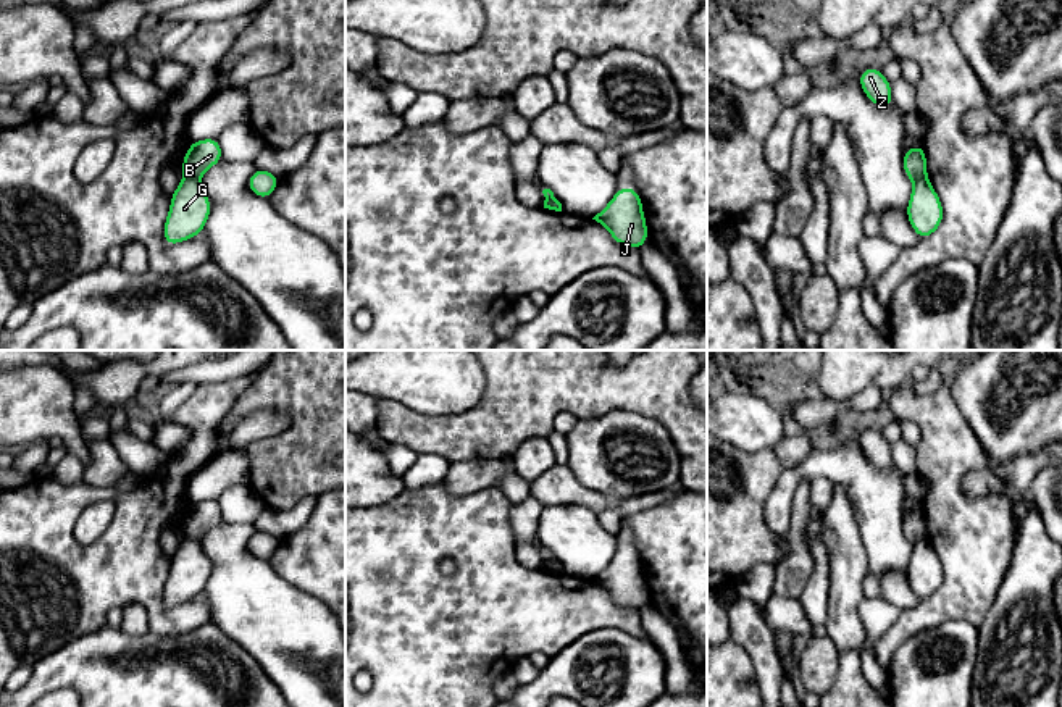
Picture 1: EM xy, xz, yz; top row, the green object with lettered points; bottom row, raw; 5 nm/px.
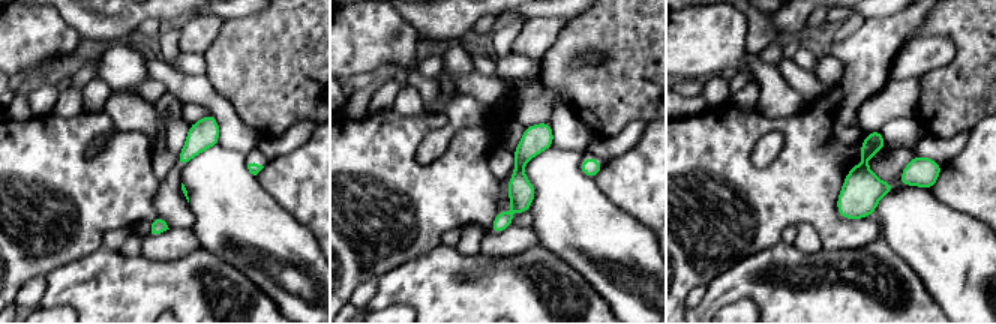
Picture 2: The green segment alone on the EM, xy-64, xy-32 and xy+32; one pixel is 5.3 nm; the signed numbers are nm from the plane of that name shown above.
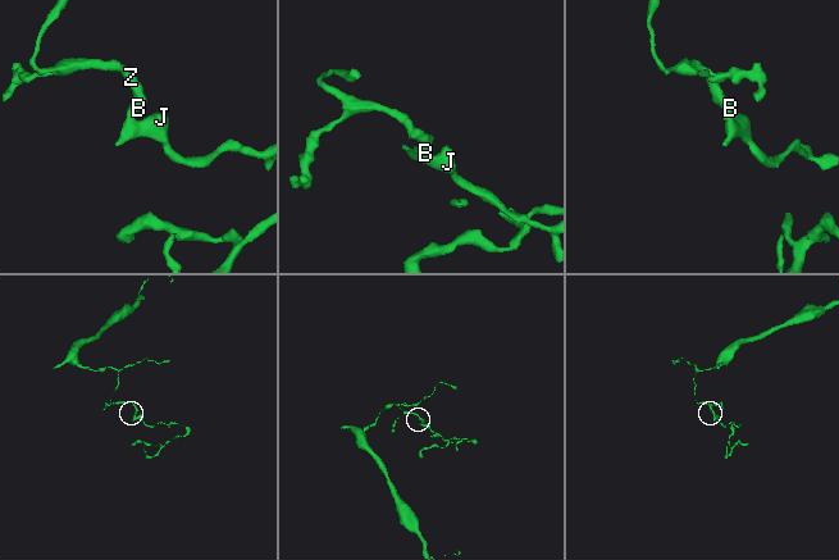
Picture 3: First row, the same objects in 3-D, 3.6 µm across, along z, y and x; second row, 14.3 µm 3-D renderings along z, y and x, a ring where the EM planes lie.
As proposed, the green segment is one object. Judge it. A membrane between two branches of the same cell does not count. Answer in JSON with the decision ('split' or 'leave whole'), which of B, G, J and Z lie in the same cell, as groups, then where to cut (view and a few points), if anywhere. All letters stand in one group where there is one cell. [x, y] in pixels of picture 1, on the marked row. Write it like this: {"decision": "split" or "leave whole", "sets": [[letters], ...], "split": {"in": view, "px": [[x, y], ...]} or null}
{"decision": "split", "sets": [["B", "Z"], ["G", "J"]], "split": {"in": "xy", "px": [[184, 176], [197, 179]]}}

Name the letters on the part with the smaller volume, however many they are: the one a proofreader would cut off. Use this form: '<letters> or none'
G, J

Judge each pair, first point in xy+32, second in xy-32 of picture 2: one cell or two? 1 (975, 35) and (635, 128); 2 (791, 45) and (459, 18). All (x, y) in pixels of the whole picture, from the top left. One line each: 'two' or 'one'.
1: two
2: two

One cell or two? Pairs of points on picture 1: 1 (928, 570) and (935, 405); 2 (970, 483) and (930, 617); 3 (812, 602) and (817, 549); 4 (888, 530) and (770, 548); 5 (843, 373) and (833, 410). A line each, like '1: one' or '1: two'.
1: one
2: two
3: one
4: two
5: two

